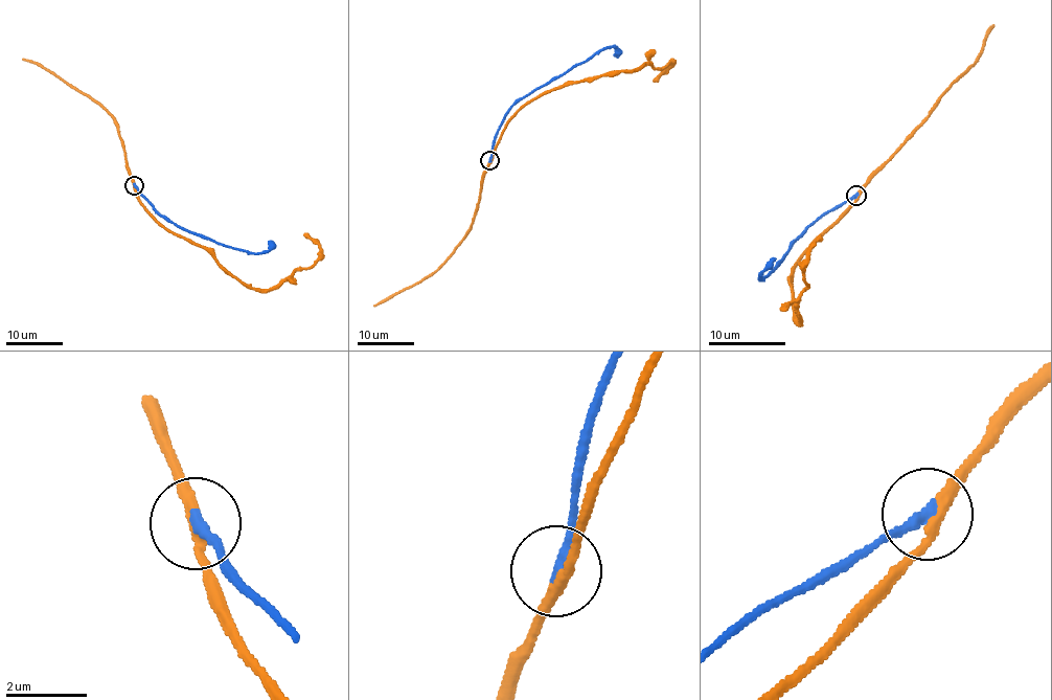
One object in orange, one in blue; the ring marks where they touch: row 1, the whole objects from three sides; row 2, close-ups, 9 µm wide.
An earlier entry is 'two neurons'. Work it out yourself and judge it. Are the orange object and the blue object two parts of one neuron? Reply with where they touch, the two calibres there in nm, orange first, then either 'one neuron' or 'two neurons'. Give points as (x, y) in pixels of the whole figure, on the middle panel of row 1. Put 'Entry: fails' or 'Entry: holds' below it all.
(489, 160) | 240/280 nm | one neuron
Entry: fails

